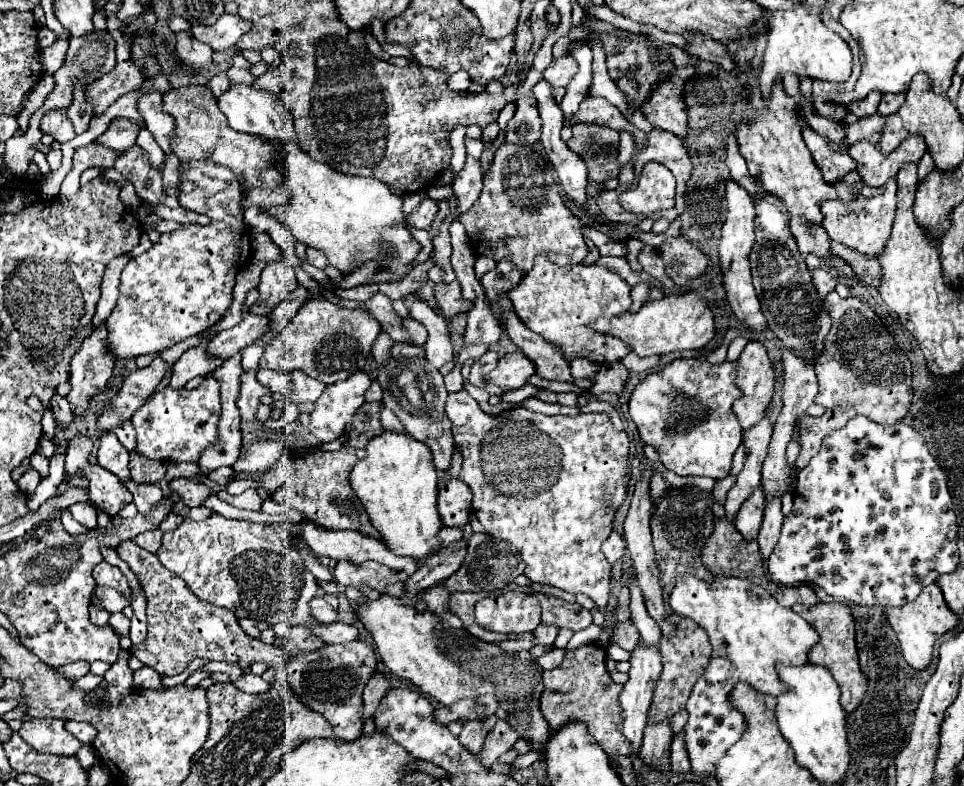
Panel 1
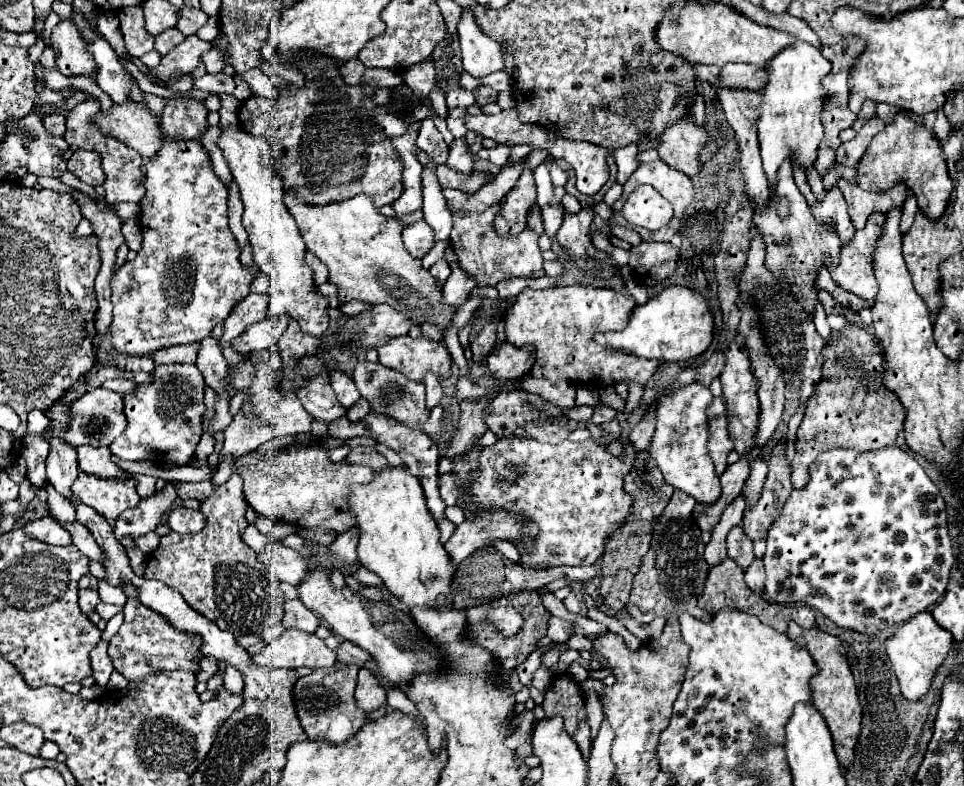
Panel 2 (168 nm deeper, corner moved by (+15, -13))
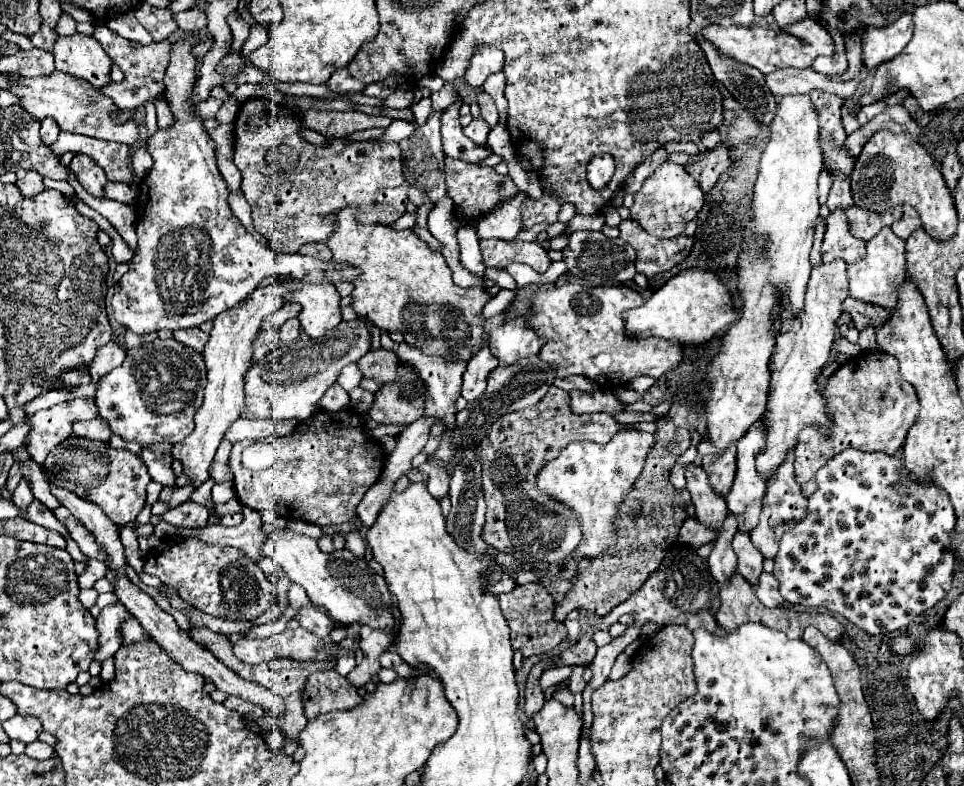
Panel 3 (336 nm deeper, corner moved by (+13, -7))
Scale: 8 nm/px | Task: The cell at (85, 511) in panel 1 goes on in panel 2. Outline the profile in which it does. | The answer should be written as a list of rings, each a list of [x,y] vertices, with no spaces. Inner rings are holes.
[[[43,517],[37,521],[29,521],[23,525],[25,535],[31,539],[49,543],[49,545],[71,545],[69,533],[53,519],[53,517]]]

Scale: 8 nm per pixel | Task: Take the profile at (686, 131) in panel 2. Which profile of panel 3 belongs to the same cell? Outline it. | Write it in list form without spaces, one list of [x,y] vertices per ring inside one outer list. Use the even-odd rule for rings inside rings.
[[[719,143],[713,149],[707,149],[703,153],[693,155],[693,163],[685,165],[685,171],[699,181],[701,189],[705,193],[709,193],[709,189],[715,185],[717,177],[731,165],[729,153],[727,153],[727,145]]]

